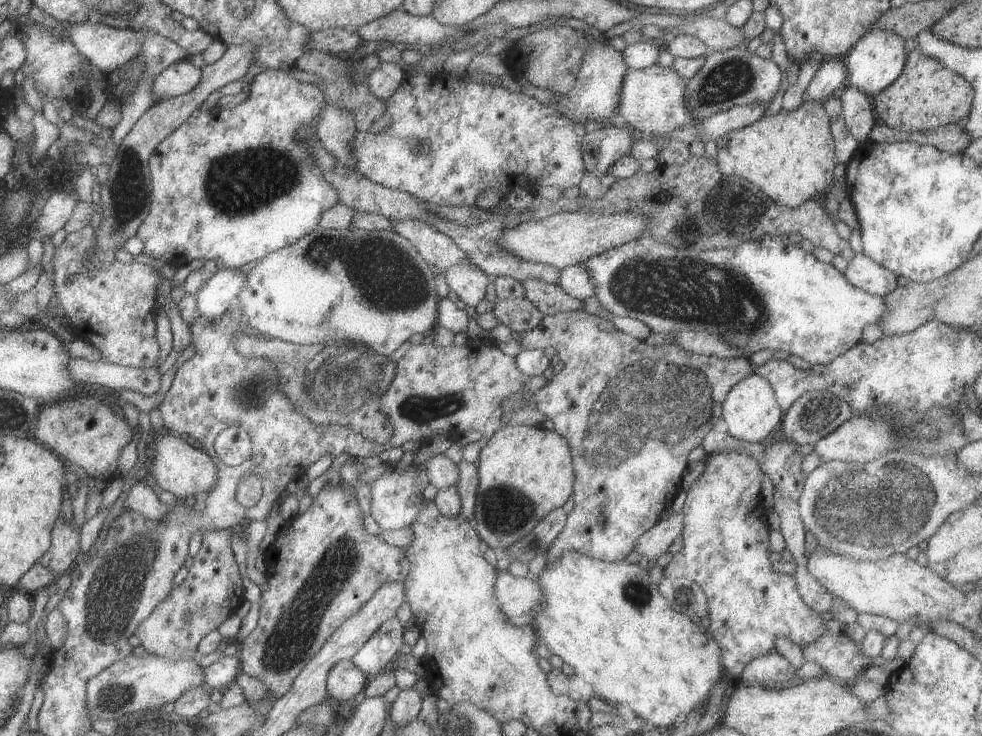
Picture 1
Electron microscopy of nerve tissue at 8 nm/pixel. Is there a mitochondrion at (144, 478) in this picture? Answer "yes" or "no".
no

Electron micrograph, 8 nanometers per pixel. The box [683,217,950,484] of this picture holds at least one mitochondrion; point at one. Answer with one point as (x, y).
(899, 430)

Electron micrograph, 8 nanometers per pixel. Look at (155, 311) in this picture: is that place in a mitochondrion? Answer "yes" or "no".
no

